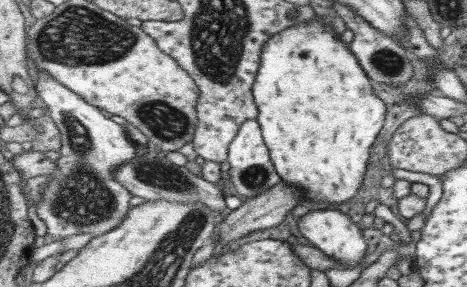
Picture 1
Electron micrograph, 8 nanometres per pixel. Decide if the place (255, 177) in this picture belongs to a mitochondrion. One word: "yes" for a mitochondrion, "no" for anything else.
yes

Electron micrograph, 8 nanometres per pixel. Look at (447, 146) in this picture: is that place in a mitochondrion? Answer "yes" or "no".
no

